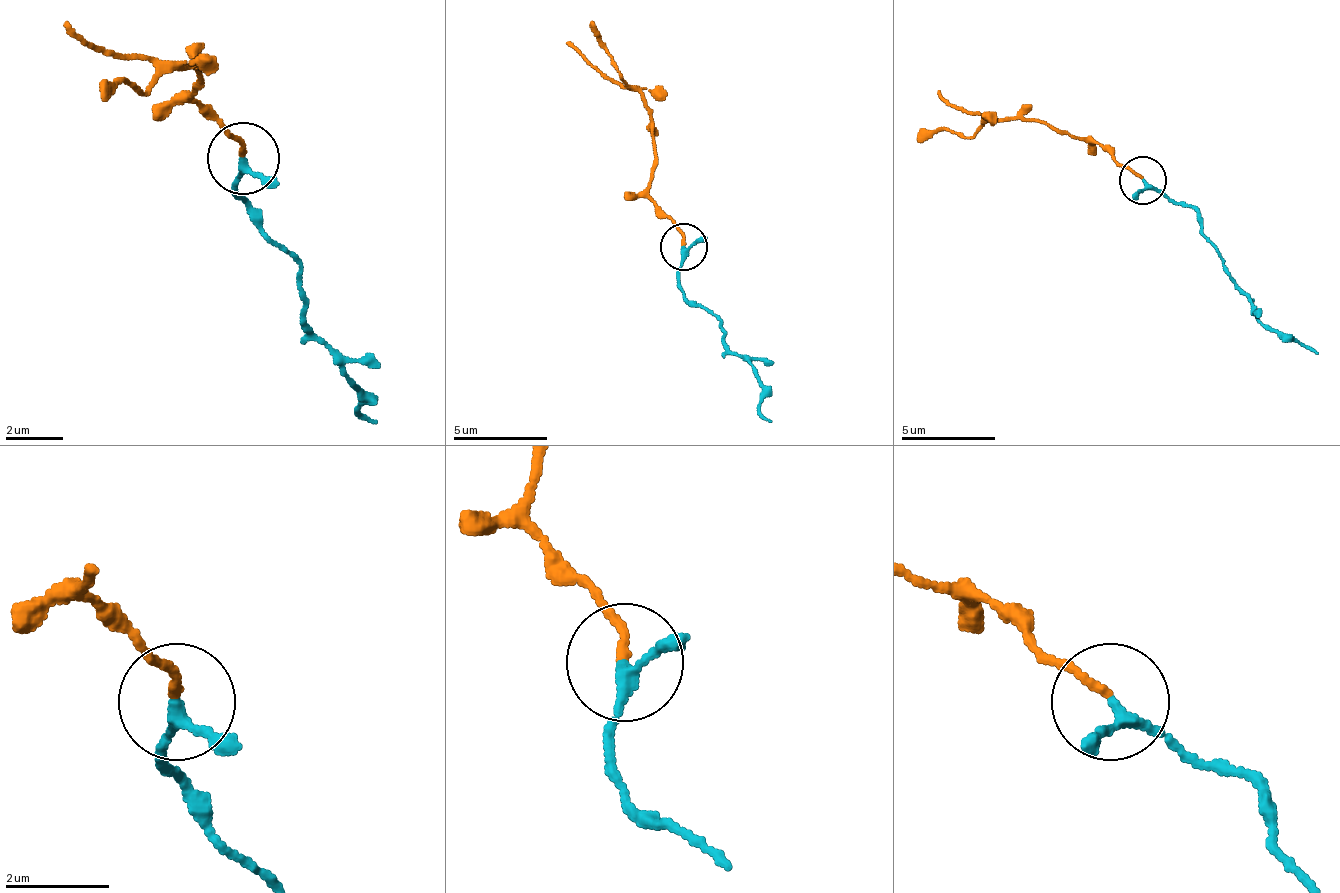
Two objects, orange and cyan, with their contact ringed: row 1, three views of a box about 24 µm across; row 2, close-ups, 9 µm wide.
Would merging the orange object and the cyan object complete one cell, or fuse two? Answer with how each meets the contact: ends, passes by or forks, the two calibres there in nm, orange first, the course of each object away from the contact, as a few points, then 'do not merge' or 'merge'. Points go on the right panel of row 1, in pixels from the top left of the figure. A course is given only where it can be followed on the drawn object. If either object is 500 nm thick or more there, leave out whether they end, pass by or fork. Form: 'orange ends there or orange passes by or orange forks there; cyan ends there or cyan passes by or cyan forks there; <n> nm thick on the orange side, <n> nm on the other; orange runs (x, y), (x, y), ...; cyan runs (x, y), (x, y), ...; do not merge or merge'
orange ends there; cyan passes by; 160 nm thick on the orange side, 200 nm on the other; orange runs (1141, 177), (1089, 139), (1046, 124), (990, 120), (971, 139), (938, 129), (919, 143); cyan runs (1141, 181), (1189, 205), (1222, 252), (1222, 271), (1269, 328), (1316, 352); merge

